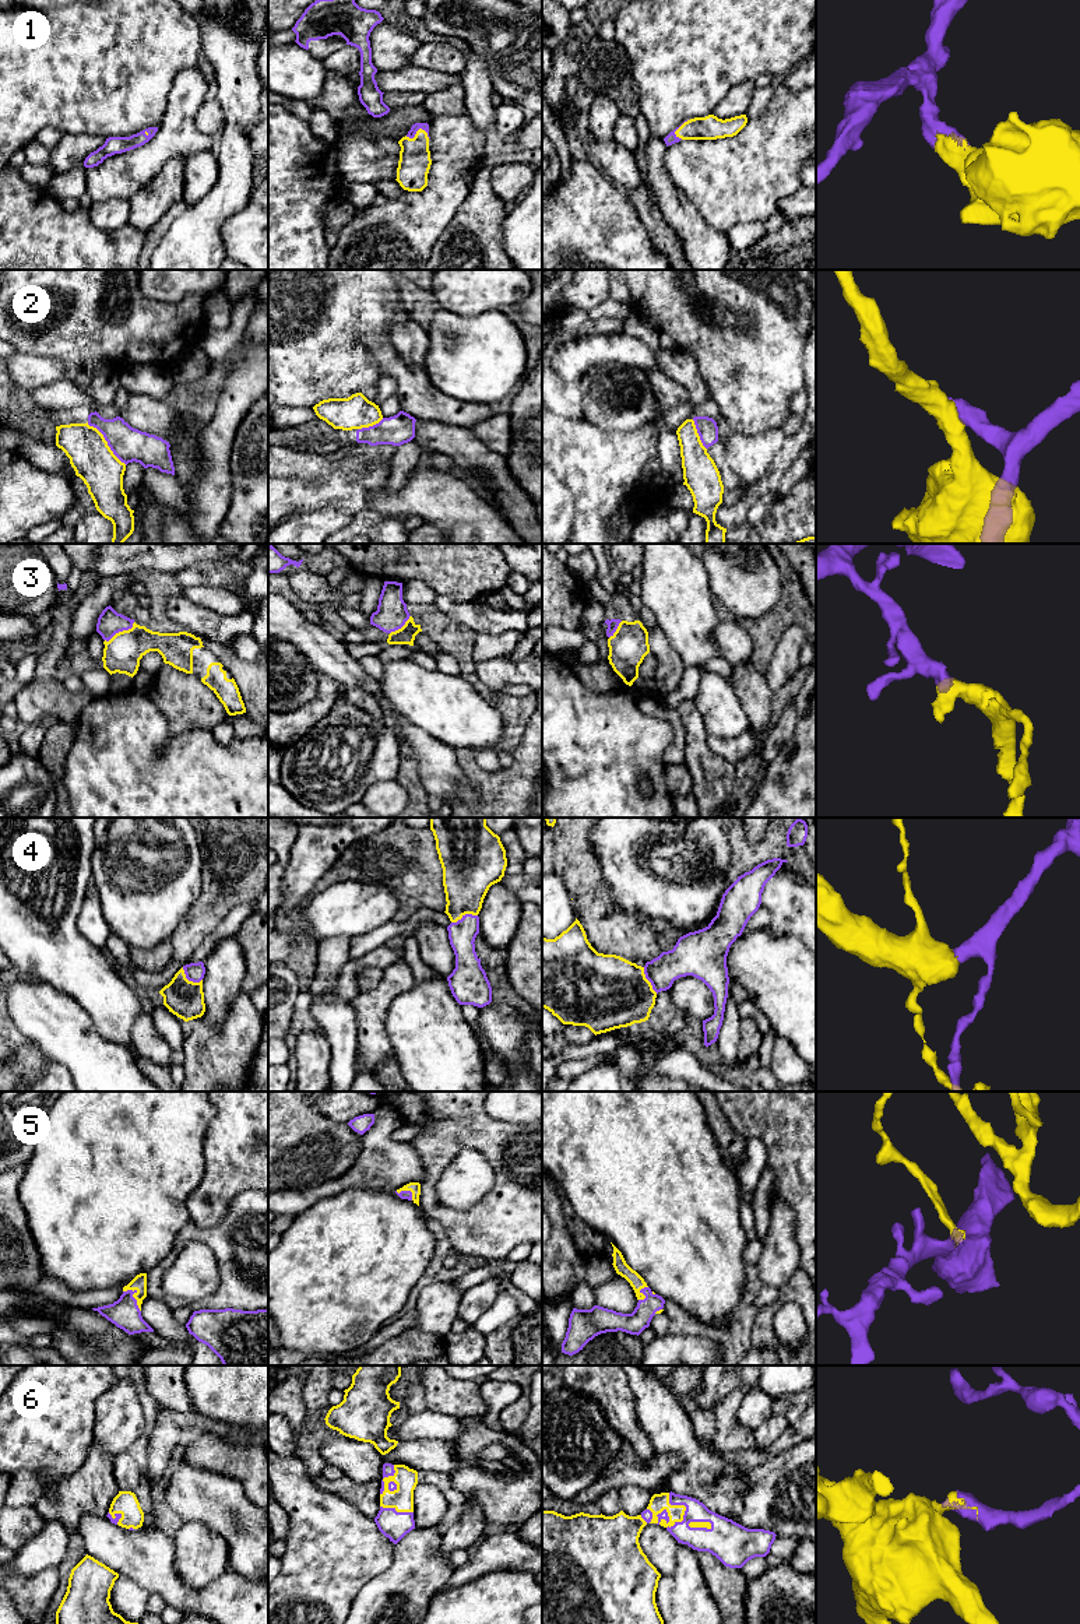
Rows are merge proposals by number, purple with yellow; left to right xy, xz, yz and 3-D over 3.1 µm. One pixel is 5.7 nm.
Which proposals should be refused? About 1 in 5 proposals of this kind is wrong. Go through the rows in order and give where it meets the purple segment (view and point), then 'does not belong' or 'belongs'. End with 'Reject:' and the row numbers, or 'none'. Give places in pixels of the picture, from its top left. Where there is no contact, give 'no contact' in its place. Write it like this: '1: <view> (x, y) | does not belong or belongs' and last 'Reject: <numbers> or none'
1: xz (418, 129) | belongs
2: xy (108, 443) | does not belong
3: xy (120, 631) | belongs
4: xz (465, 914) | belongs
5: xy (133, 1297) | belongs
6: yz (686, 1508) | belongs
Reject: 2

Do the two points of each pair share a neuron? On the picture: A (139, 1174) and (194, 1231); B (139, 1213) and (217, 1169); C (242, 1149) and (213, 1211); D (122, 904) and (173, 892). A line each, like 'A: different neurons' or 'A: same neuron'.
A: different neurons
B: different neurons
C: same neuron
D: same neuron

